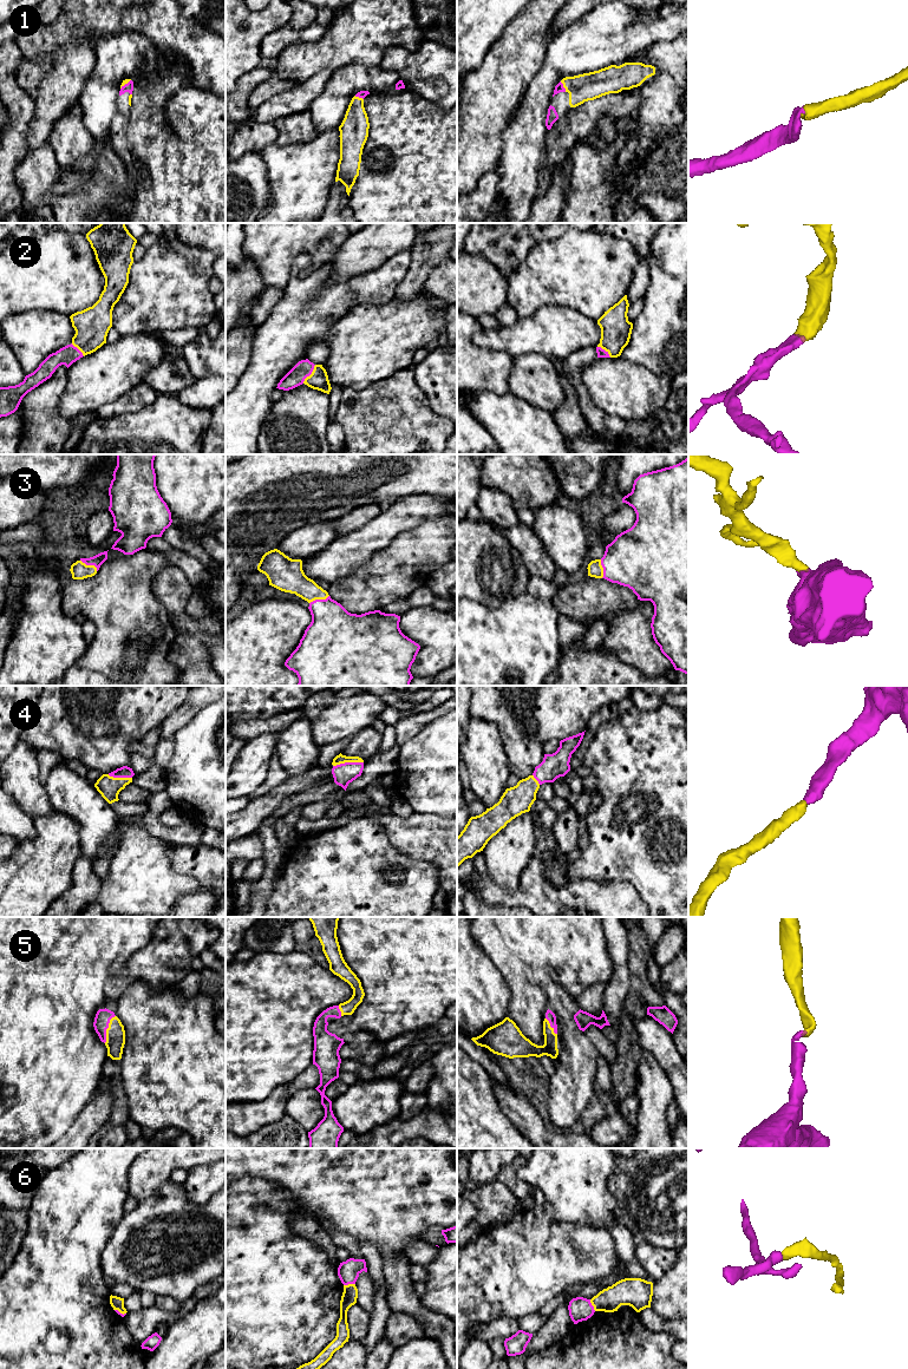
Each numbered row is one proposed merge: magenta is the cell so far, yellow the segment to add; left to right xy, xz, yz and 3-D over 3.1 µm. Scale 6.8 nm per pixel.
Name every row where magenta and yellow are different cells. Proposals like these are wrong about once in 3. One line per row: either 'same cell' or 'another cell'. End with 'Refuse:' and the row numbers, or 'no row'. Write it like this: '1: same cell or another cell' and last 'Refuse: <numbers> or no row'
1: same cell
2: same cell
3: same cell
4: same cell
5: same cell
6: another cell
Refuse: 6

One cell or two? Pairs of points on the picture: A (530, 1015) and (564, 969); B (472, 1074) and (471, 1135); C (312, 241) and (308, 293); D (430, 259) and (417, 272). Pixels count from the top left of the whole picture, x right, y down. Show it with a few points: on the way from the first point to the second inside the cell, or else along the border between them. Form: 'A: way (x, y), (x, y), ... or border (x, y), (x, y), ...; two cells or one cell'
A: way (530, 1000), (530, 989), (549, 970); one cell
B: way (471, 1089), (471, 1120); one cell
C: border (333, 255), (313, 268), (299, 255), (286, 285); two cells
D: way (426, 262), (420, 268); one cell

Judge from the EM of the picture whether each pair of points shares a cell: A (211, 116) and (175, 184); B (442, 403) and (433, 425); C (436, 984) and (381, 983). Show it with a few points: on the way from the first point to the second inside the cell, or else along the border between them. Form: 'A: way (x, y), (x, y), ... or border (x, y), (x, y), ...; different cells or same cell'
A: way (211, 132), (211, 143), (191, 168); same cell
B: border (422, 390), (428, 398), (429, 406), (444, 418); different cells
C: way (423, 983), (394, 983); same cell

